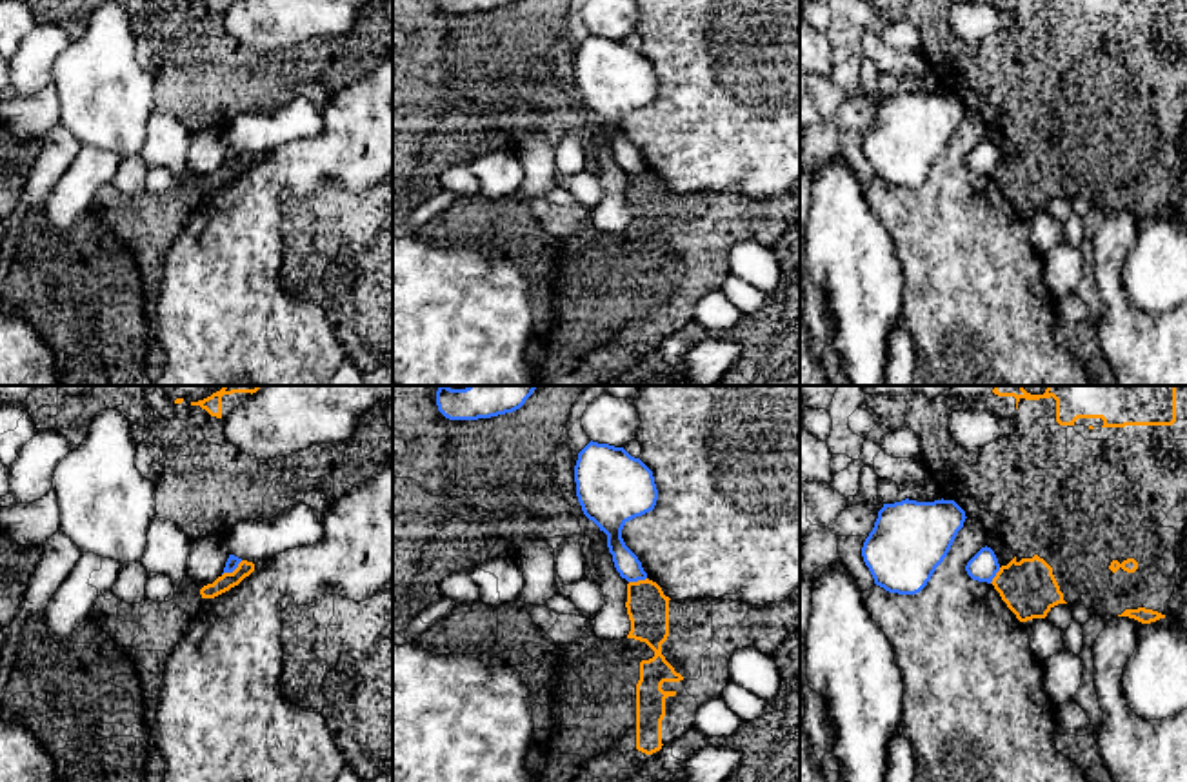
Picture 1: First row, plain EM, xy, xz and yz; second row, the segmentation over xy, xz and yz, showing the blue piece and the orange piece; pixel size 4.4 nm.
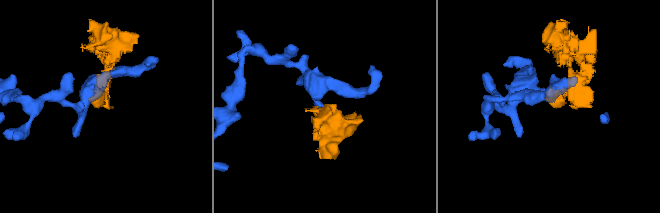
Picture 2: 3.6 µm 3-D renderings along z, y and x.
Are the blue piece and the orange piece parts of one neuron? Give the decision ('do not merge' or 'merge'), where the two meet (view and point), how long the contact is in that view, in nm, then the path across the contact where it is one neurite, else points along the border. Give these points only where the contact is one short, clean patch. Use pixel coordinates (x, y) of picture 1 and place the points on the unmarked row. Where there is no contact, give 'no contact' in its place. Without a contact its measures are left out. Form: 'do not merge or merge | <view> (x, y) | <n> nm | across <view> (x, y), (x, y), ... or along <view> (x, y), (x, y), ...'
do not merge | xy (231, 164) | 120 nm | along xy (242, 153), (222, 168)

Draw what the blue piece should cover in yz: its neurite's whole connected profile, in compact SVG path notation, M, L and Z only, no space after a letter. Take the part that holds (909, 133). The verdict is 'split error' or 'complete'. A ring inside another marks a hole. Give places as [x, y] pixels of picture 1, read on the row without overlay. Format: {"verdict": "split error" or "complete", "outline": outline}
{"verdict": "complete", "outline": "M954 93L883 96L862 140L874 176L889 185L920 185L947 149L965 111Z"}

